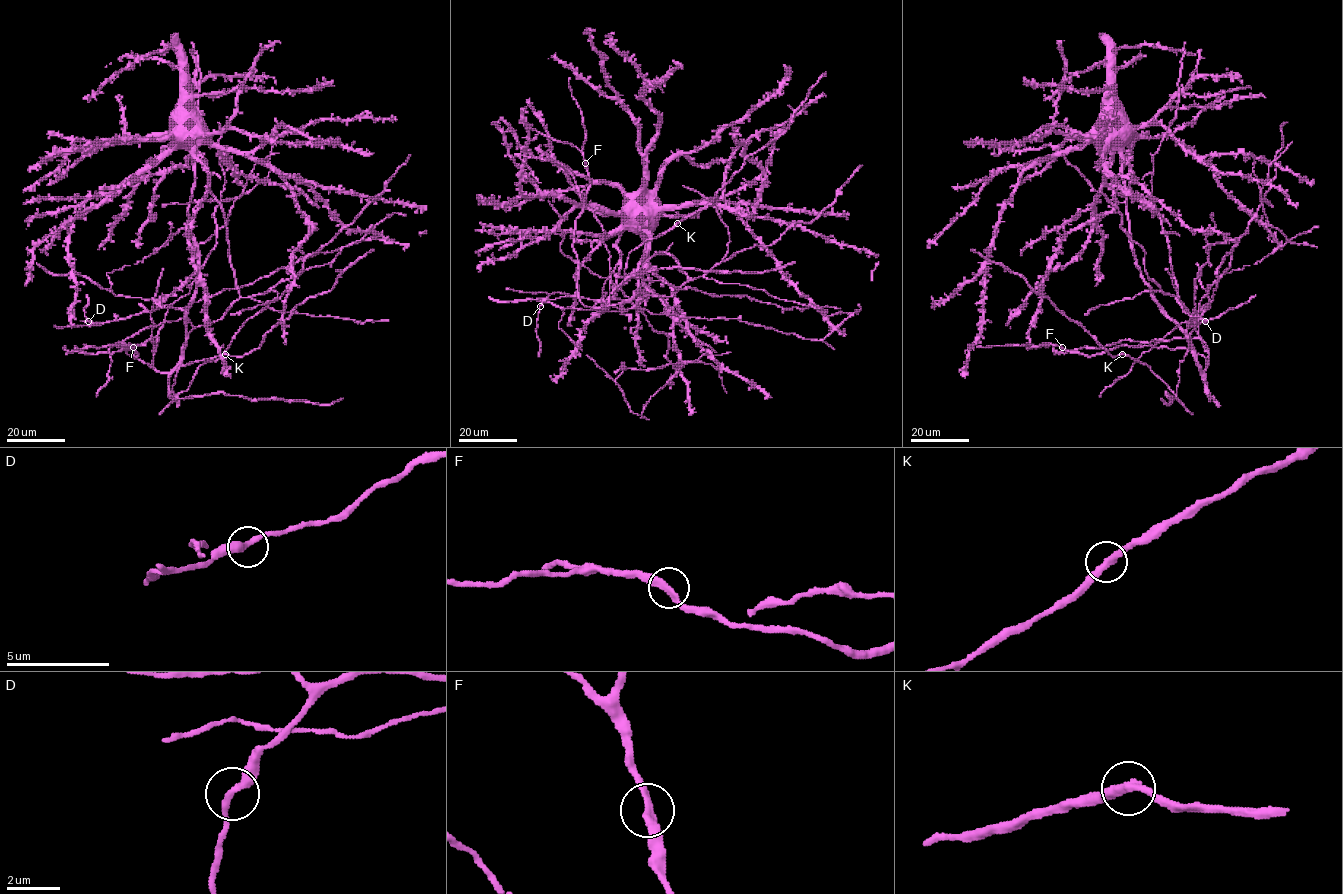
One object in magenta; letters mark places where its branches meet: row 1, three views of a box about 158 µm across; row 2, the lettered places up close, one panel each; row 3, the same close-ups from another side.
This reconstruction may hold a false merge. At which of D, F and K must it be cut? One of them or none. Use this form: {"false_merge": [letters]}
{"false_merge": []}

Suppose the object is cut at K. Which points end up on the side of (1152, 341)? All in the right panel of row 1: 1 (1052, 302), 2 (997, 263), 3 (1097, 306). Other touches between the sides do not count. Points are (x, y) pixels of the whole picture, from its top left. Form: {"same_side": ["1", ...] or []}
{"same_side": ["3"]}

